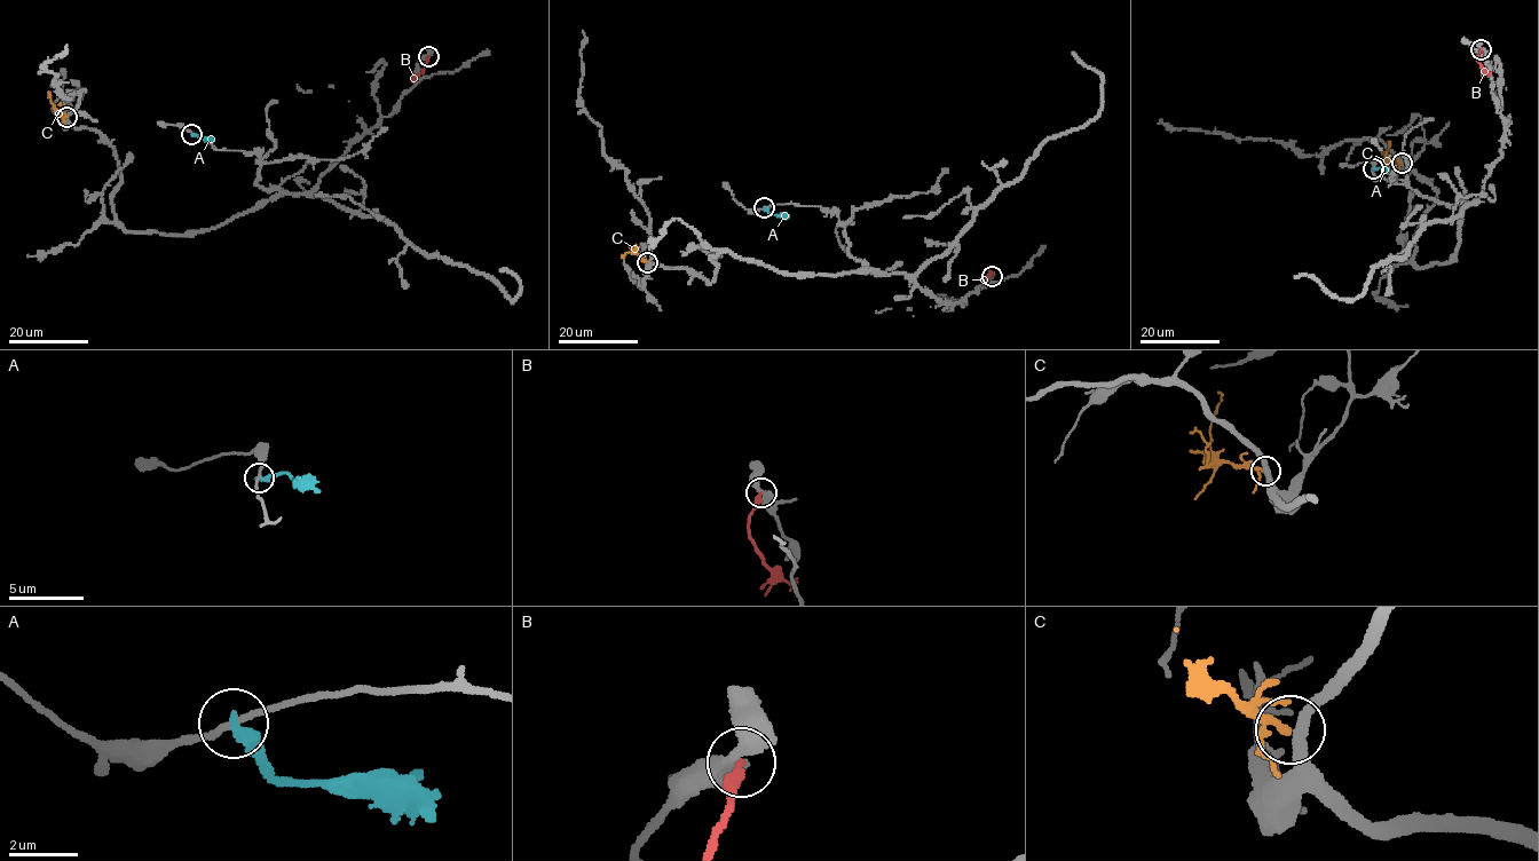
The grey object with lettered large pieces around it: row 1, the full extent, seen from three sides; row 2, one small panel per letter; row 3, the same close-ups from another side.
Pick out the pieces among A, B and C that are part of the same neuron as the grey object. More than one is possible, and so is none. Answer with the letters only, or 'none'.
none

